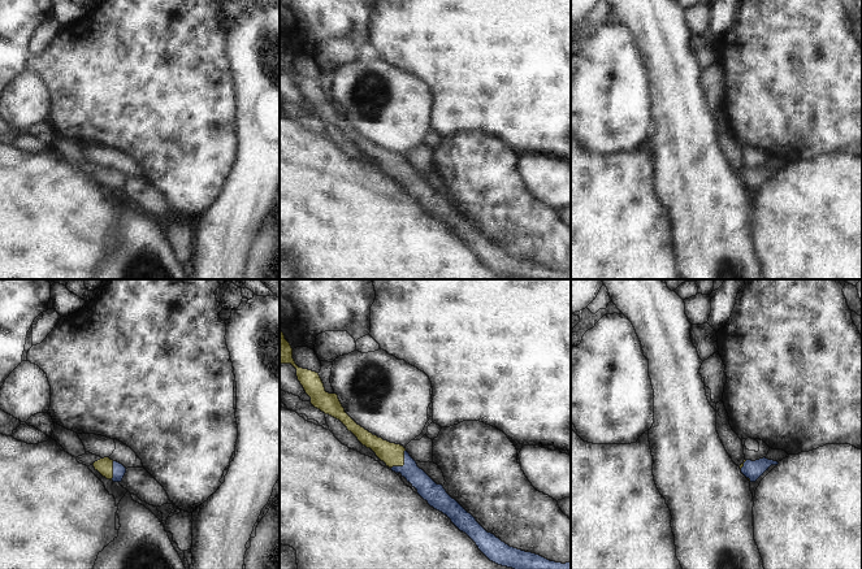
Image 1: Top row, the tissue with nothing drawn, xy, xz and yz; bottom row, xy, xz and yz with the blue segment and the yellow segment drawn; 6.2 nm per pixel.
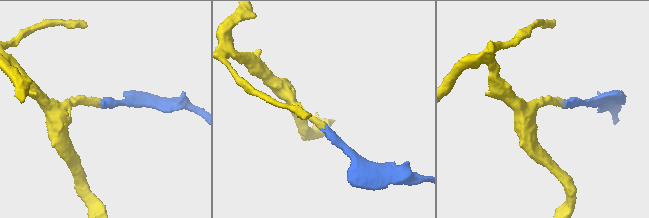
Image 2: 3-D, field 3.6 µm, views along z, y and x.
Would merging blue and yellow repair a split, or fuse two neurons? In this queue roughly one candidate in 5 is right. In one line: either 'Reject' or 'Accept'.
Accept

